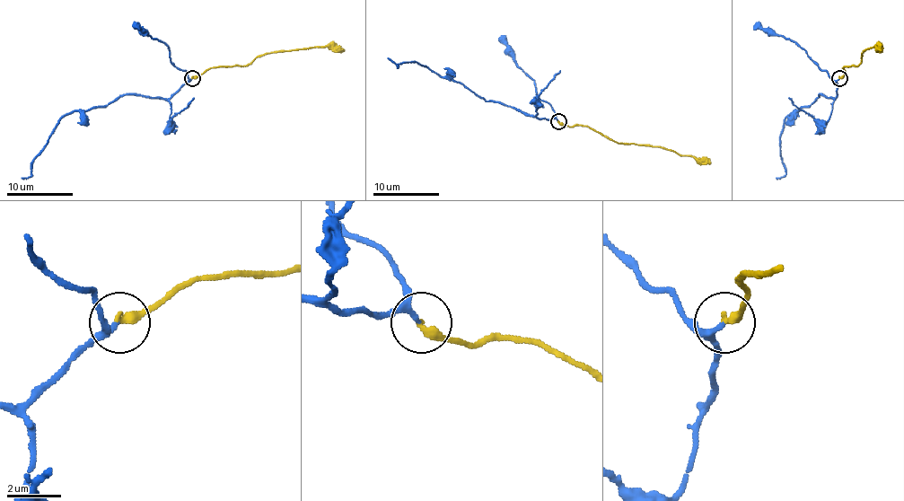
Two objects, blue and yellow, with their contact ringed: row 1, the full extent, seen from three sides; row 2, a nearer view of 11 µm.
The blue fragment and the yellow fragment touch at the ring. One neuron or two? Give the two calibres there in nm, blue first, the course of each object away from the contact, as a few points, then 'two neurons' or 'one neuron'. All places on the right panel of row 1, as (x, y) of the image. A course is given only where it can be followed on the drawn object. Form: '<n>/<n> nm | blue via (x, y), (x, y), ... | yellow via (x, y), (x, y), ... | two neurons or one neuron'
140/340 nm | blue via (839, 78), (835, 98), (820, 94), (784, 122), (780, 152), (785, 173), (776, 179) | yellow via (839, 78), (845, 66), (856, 66), (861, 61), (864, 49), (873, 47), (881, 51) | one neuron

